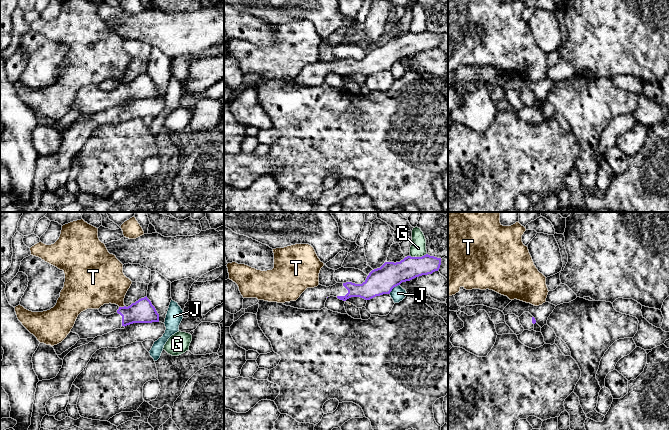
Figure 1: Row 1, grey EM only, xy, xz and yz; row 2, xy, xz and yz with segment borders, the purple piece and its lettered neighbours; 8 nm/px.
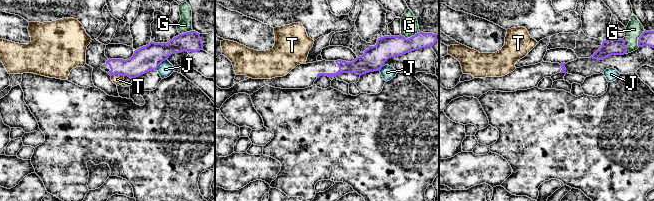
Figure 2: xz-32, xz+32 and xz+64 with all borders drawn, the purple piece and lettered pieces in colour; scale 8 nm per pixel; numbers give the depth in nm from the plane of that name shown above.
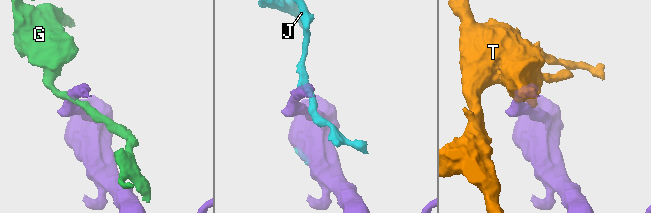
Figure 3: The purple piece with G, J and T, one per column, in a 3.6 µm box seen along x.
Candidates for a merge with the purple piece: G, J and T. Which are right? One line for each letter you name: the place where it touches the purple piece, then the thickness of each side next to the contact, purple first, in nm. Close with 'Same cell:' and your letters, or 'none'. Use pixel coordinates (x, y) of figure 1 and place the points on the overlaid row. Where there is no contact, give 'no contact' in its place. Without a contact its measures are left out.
Same cell: none

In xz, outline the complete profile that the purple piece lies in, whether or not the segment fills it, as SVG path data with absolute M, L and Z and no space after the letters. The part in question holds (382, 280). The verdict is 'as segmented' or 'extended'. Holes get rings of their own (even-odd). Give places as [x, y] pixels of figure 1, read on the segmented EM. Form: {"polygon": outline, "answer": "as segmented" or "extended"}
{"polygon": "M428 254L422 257L407 256L400 262L385 262L380 268L372 270L362 284L346 282L329 287L319 284L317 287L307 288L296 301L283 304L298 309L321 310L325 308L325 302L330 296L343 301L351 297L370 300L376 296L390 294L392 289L402 282L432 274L439 270L440 265L441 258Z", "answer": "extended"}

